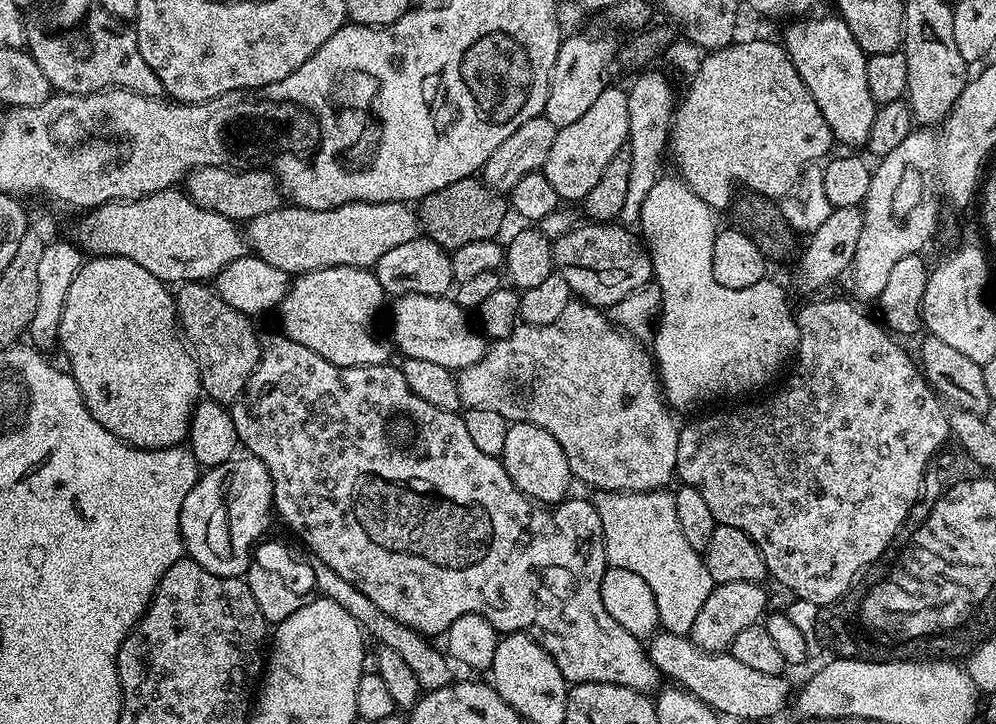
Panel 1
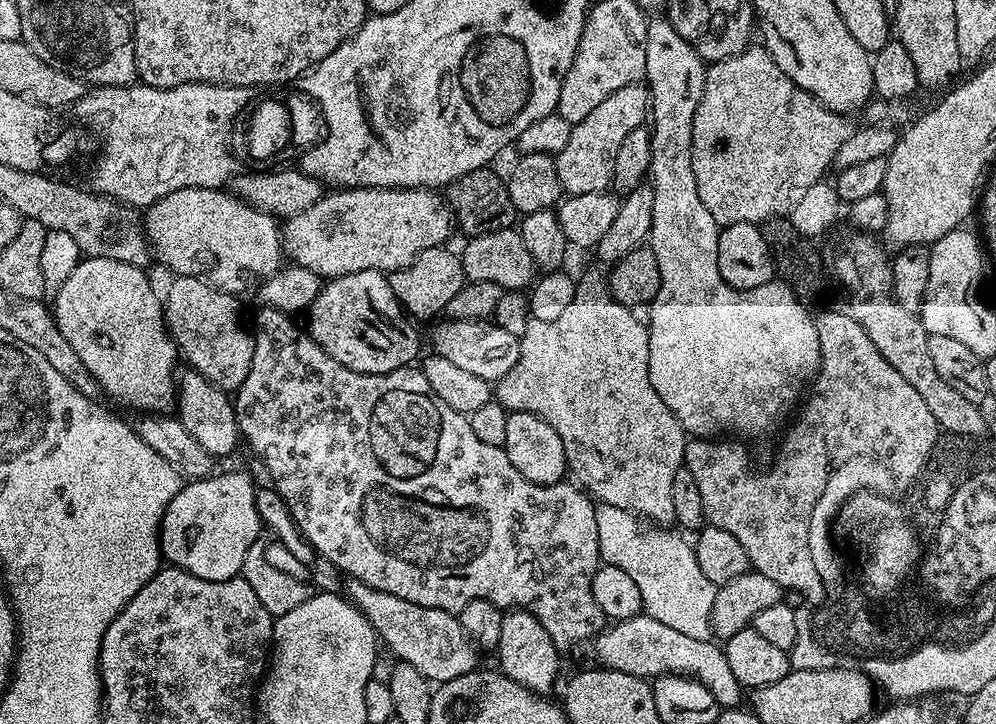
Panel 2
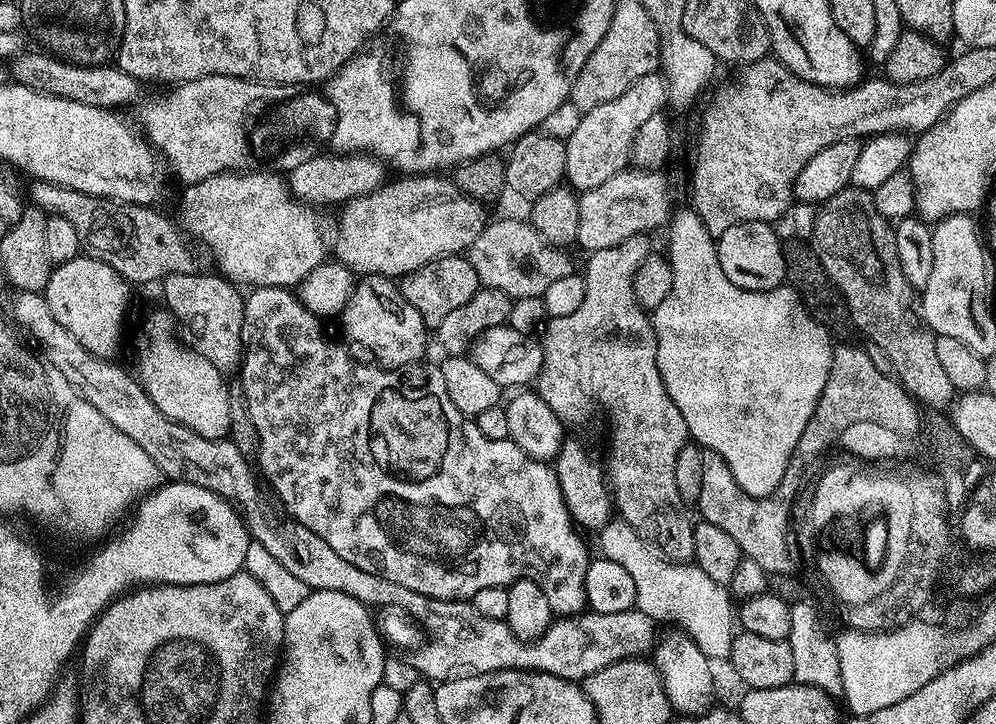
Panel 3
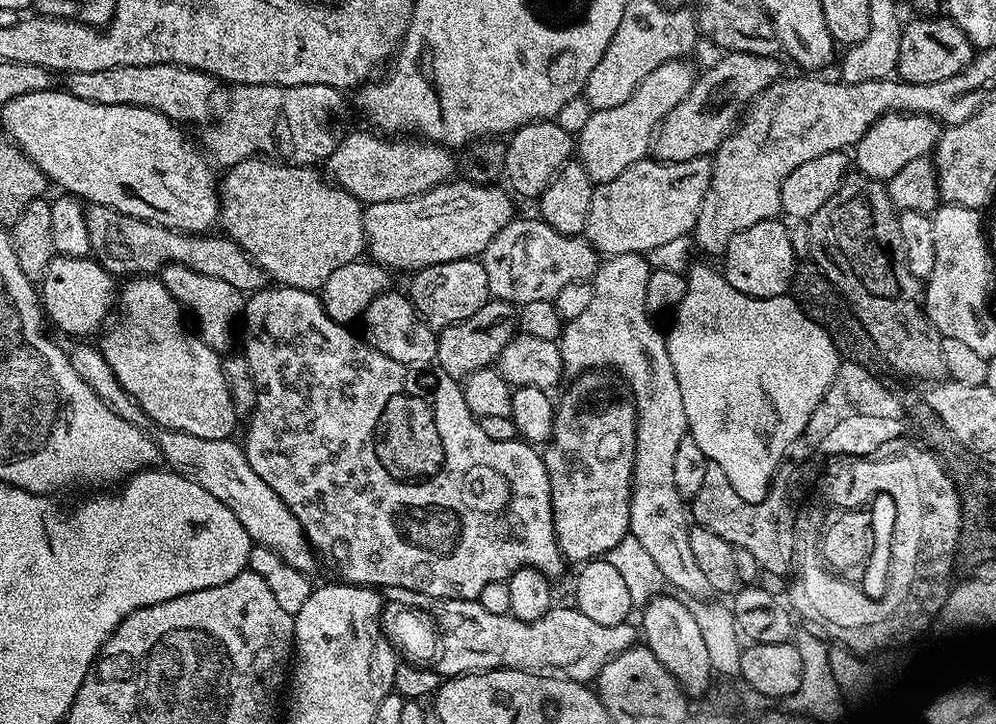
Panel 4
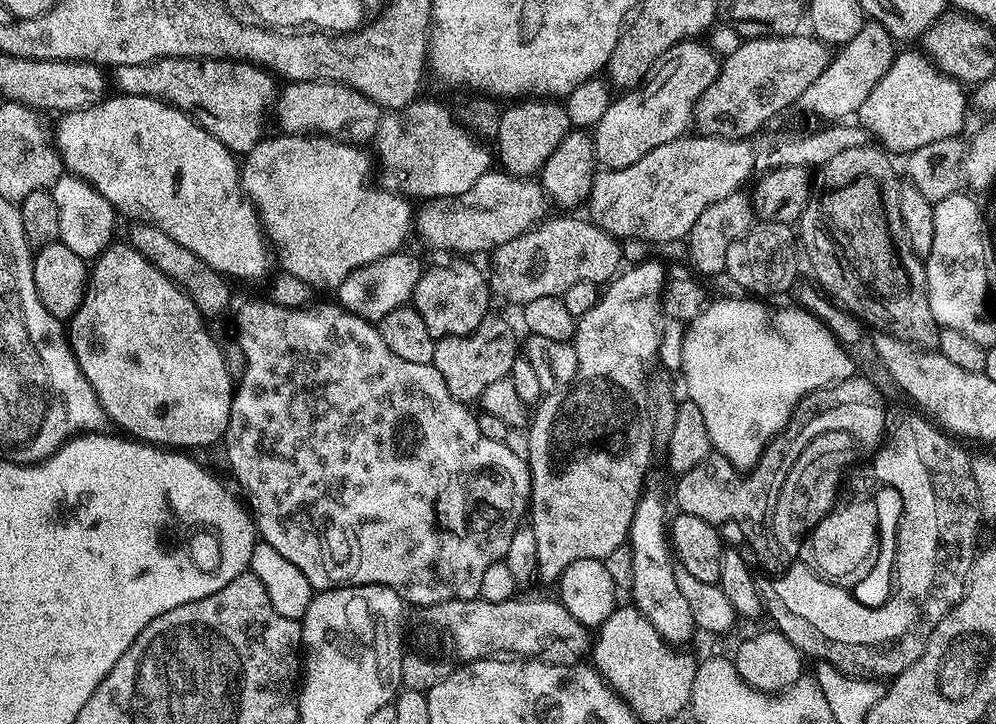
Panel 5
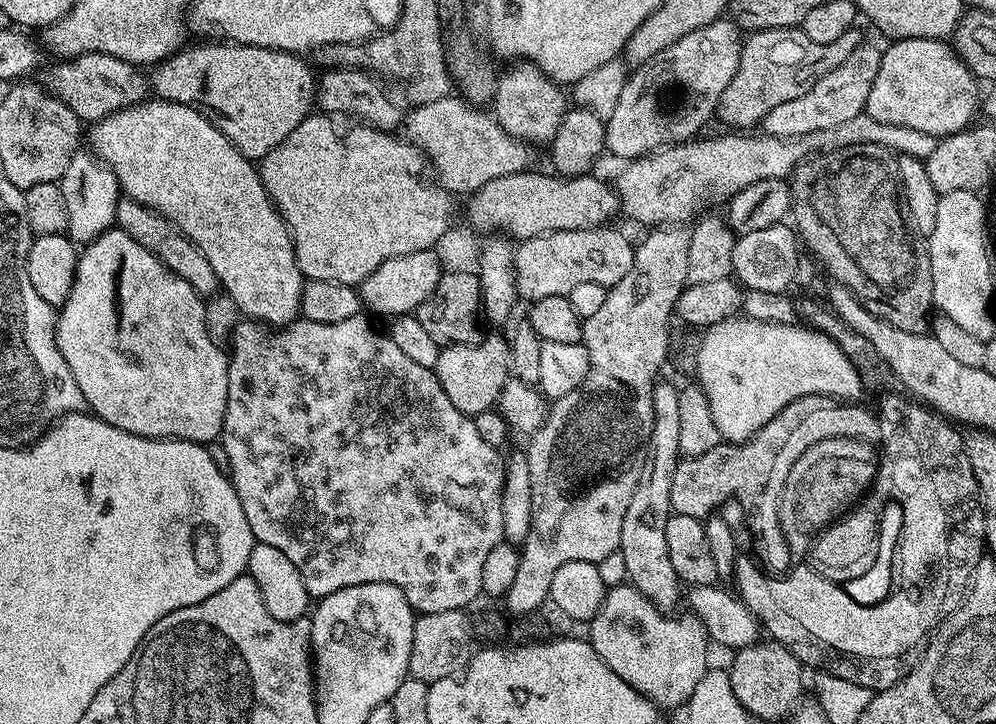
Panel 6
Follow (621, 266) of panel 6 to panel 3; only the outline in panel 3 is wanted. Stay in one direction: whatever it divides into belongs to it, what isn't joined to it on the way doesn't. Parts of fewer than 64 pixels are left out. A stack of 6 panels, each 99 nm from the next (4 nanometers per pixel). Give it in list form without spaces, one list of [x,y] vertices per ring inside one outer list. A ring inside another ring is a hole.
[[[524,218],[485,223],[482,234],[474,238],[466,255],[483,287],[502,290],[502,294],[513,298],[544,296],[546,289],[558,282],[558,278],[566,278],[574,272],[568,261],[569,253],[563,248],[546,244]]]

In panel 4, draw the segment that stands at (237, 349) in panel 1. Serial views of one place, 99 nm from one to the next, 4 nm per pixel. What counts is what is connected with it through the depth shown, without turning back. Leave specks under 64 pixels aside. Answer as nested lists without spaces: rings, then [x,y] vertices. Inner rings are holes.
[[[165,264],[158,273],[158,278],[170,290],[180,307],[187,310],[196,319],[200,339],[216,352],[224,354],[232,344],[232,323],[242,316],[245,297],[230,282],[222,282],[222,278],[209,278],[206,274],[198,274],[198,270],[190,270],[190,266],[181,264]]]

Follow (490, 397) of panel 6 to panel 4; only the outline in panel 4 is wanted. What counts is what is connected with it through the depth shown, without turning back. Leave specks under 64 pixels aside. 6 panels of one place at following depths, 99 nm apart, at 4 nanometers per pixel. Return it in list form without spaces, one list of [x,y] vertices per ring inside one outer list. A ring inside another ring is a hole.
[[[489,298],[481,308],[474,310],[465,320],[449,324],[439,329],[436,337],[435,363],[446,374],[463,378],[479,368],[489,367],[499,357],[500,349],[507,340],[511,340],[518,332],[518,308],[509,300]]]

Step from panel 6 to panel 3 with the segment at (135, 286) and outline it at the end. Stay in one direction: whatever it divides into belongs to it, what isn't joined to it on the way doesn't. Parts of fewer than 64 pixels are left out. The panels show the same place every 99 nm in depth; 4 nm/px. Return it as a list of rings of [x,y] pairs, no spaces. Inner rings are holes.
[[[152,312],[144,320],[144,349],[140,352],[138,379],[146,394],[174,422],[202,434],[202,438],[223,440],[232,428],[232,396],[228,393],[225,373],[206,362],[202,354],[175,336],[178,325],[171,312]]]

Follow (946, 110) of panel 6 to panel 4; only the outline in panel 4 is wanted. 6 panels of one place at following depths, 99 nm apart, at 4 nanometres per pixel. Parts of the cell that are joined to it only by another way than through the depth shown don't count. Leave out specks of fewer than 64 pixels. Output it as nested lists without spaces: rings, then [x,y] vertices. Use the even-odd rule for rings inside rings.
[[[890,112],[887,116],[879,116],[854,146],[855,171],[861,176],[887,182],[894,178],[894,174],[898,174],[898,170],[902,170],[902,166],[914,162],[914,158],[928,156],[940,141],[941,131],[941,125],[931,116],[906,112]]]

